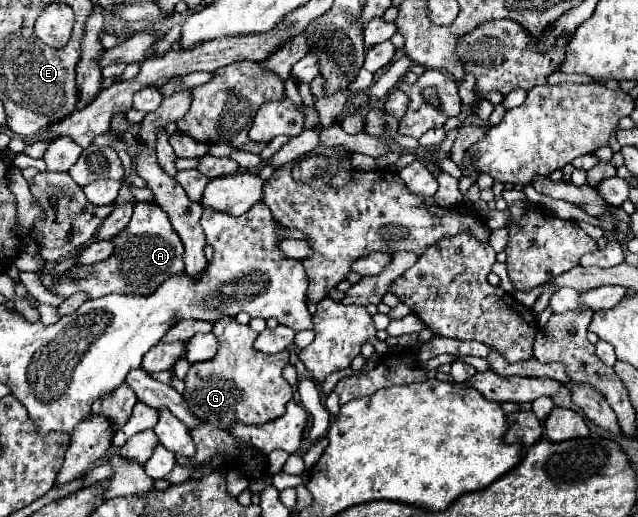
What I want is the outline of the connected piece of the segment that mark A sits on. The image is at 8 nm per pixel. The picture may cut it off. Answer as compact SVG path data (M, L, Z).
M135 203L135 213L129 225L111 239L113 253L101 263L95 265L75 265L65 271L55 287L49 291L63 299L73 293L87 293L89 299L97 299L109 293L125 293L125 295L151 295L157 291L161 283L165 283L173 275L181 275L183 271L183 243L173 229L169 217L157 203Z

